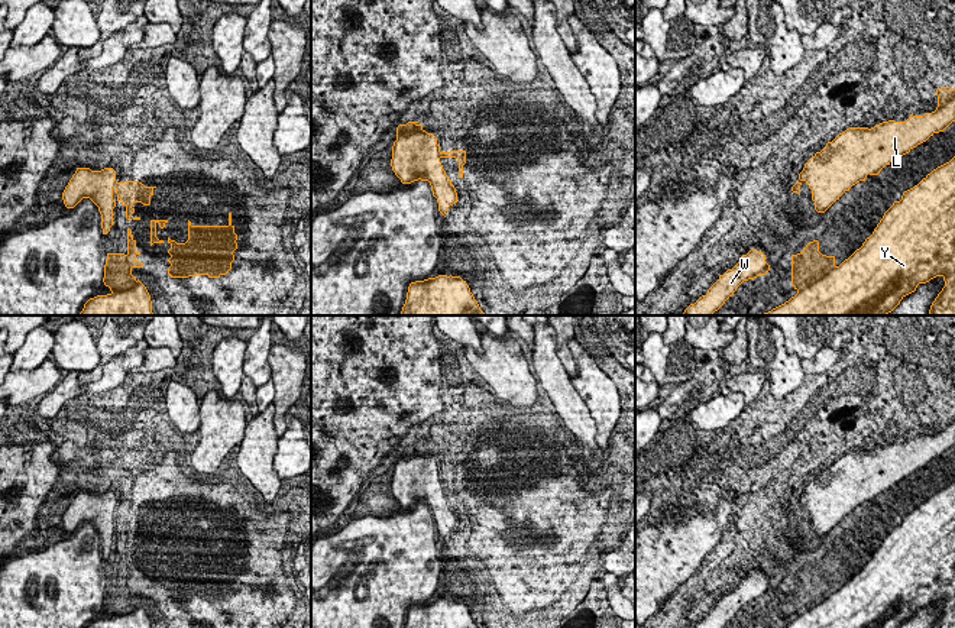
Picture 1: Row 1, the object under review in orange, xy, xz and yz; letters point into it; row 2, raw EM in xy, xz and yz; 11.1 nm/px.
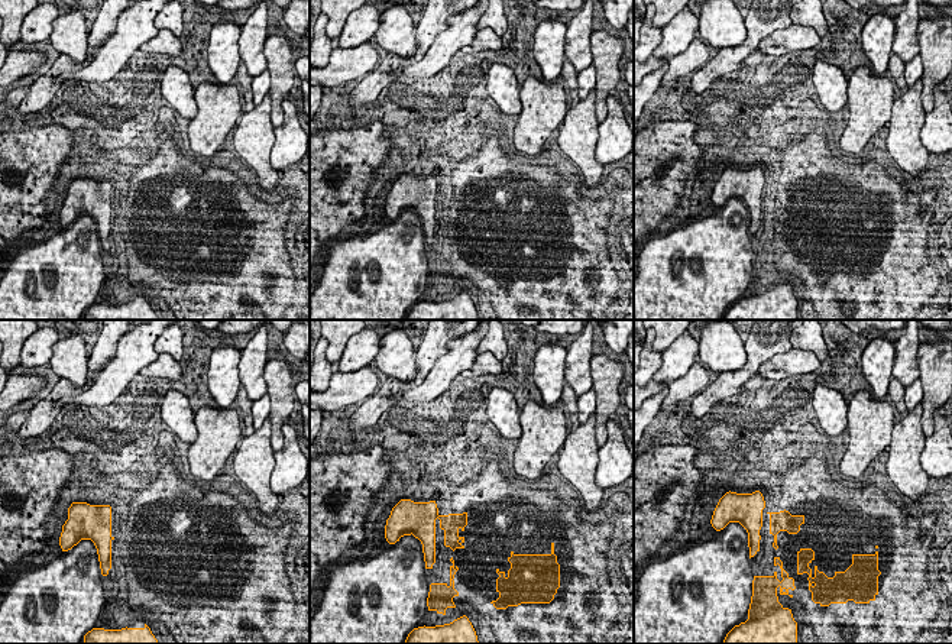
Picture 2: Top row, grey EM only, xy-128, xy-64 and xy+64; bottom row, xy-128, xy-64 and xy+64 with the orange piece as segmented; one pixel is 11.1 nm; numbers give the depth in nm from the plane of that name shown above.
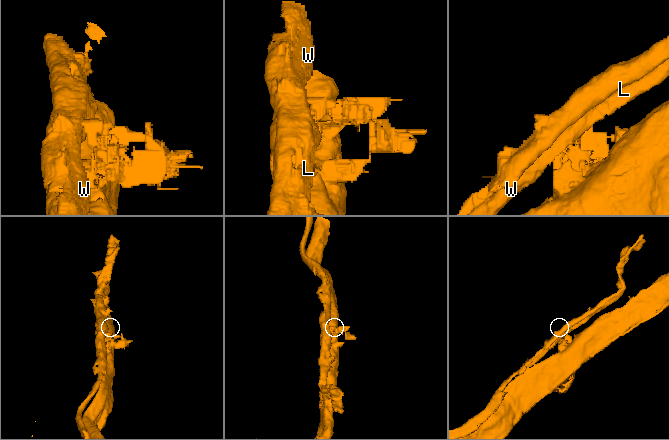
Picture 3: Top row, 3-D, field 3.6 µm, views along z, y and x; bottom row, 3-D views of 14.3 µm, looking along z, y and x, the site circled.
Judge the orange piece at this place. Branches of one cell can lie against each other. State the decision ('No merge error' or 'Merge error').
Merge error

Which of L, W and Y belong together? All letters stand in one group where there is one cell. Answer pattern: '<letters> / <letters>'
L W / Y

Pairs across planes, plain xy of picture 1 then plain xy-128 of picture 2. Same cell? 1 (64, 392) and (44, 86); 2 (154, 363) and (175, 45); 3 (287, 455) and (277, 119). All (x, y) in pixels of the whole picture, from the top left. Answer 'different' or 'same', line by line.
1: same
2: same
3: different

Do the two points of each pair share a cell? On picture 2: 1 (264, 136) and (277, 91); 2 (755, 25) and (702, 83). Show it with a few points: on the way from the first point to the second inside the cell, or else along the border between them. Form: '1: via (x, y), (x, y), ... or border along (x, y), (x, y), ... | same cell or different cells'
1: border along (268, 93), (269, 120), (274, 126) | different cells
2: via (751, 41), (737, 55), (718, 67) | same cell

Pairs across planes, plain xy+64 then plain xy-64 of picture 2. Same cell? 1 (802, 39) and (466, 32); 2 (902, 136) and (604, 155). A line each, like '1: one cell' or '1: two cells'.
1: two cells
2: two cells

